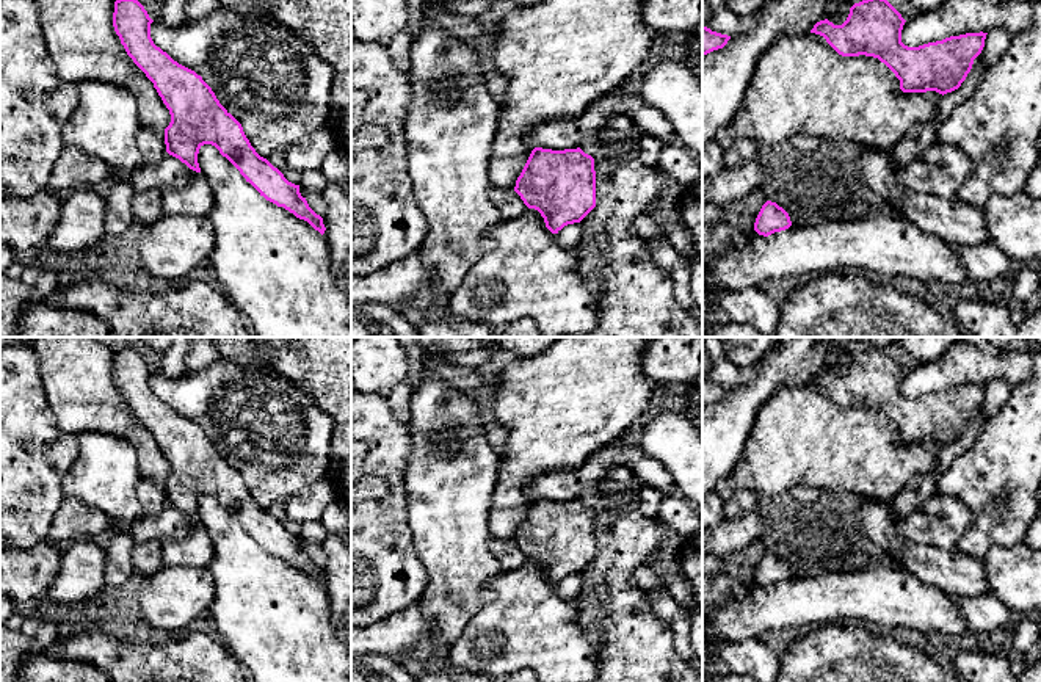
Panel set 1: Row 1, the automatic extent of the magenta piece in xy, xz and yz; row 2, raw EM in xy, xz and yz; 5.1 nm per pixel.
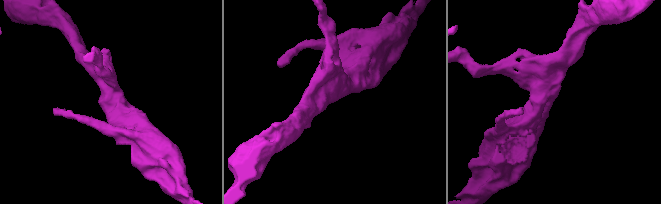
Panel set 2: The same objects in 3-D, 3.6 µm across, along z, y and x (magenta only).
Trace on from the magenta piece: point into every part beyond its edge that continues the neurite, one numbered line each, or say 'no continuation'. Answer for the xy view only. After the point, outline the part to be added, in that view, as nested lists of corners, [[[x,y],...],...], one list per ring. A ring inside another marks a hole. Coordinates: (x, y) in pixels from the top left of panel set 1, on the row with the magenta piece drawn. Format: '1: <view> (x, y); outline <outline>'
no continuation

